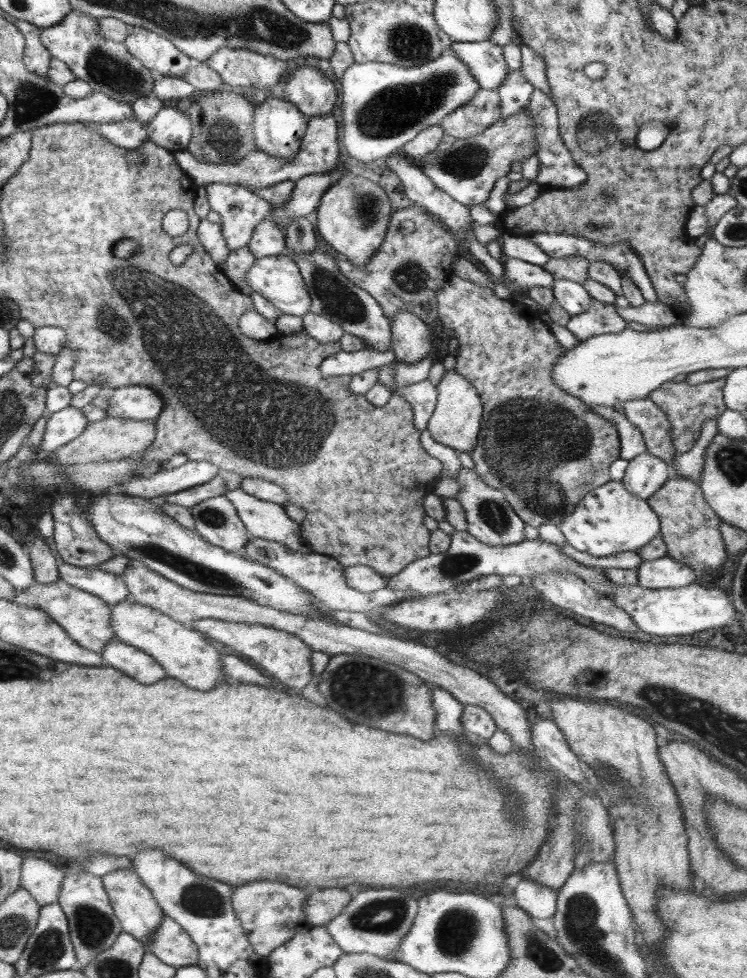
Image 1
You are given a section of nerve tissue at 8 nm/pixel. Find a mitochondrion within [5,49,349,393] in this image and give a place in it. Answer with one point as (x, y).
(32, 101)

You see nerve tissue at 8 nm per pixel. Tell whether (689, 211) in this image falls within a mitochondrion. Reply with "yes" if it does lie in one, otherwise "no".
no

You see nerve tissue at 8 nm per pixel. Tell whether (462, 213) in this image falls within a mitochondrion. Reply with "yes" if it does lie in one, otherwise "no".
no

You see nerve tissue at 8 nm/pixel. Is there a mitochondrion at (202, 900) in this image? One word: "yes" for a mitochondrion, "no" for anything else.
yes

